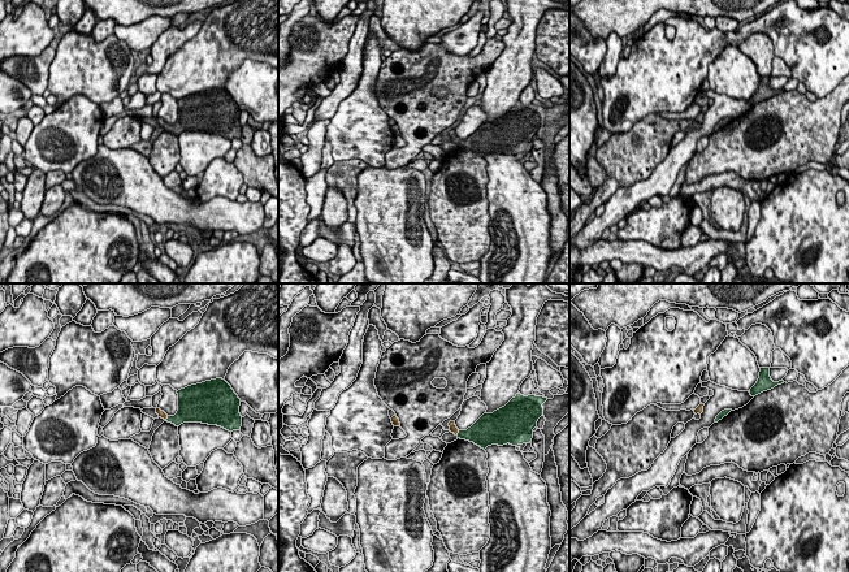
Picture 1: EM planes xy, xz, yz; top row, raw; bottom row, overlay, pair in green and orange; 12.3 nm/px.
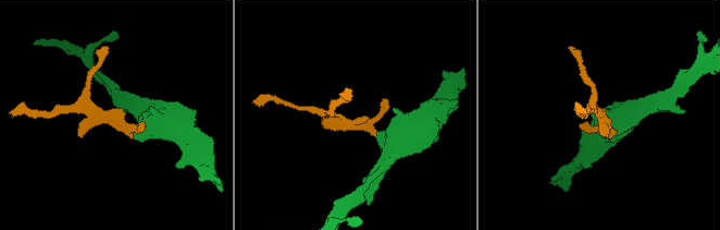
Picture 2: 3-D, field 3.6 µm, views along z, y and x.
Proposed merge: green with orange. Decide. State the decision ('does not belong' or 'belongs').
belongs

